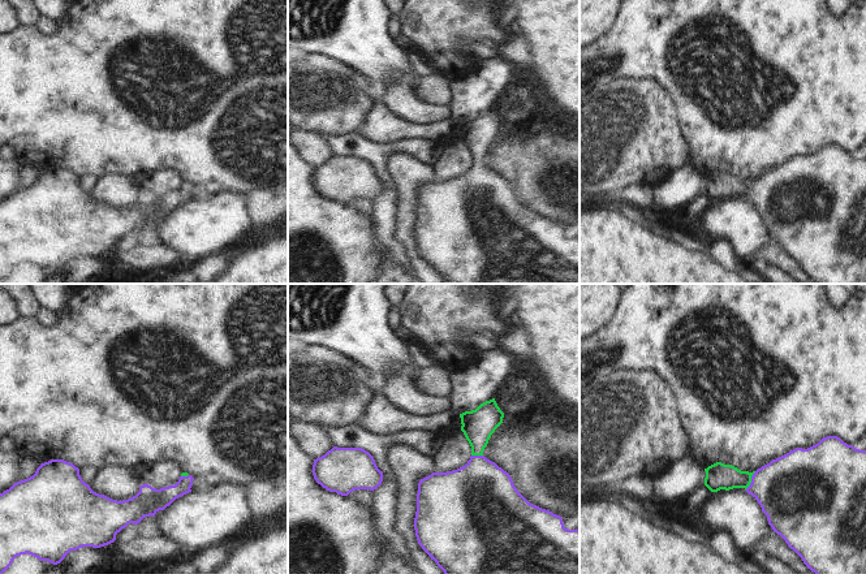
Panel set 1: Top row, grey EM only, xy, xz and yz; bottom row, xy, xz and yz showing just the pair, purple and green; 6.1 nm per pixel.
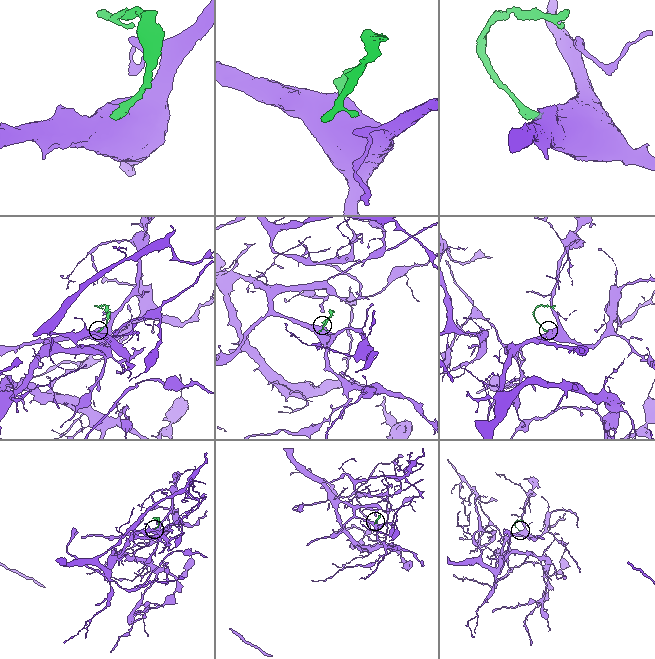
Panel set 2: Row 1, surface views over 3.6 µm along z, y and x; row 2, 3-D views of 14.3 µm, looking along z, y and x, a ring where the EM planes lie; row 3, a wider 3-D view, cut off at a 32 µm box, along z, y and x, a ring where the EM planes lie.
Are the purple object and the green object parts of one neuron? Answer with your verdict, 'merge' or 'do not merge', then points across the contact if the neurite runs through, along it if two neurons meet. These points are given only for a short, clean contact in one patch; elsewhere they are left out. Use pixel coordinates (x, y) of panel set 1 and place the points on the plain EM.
merge | across yz (791, 198), (752, 189), (719, 185)

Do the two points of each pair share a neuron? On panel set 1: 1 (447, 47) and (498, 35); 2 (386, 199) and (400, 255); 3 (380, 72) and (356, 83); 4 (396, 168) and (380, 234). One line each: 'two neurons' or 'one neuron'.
1: one neuron
2: one neuron
3: two neurons
4: two neurons

